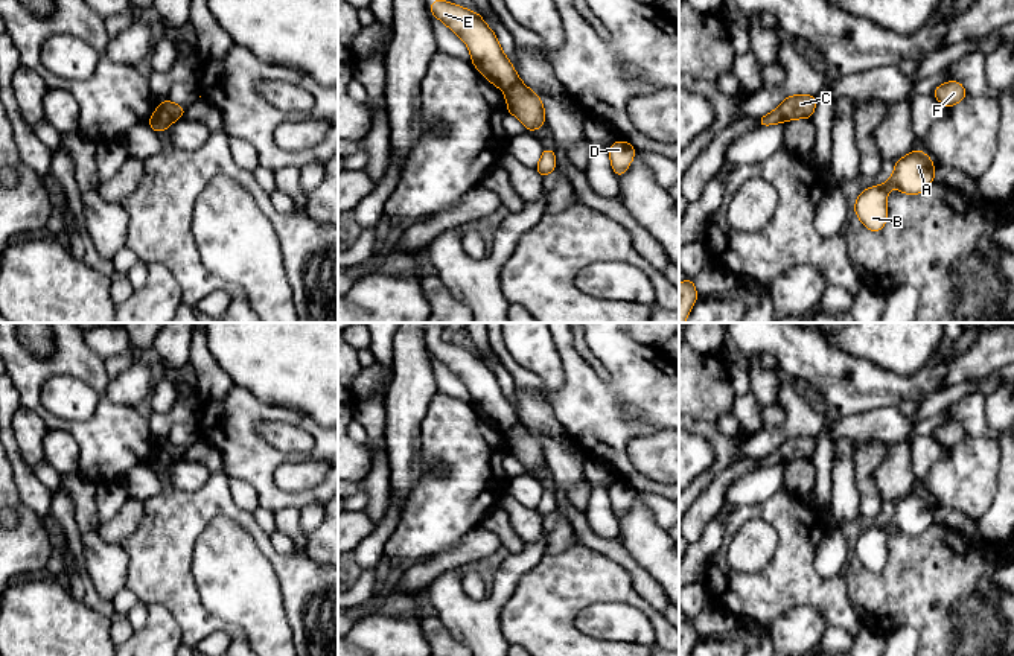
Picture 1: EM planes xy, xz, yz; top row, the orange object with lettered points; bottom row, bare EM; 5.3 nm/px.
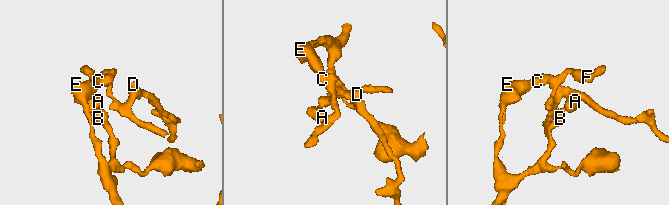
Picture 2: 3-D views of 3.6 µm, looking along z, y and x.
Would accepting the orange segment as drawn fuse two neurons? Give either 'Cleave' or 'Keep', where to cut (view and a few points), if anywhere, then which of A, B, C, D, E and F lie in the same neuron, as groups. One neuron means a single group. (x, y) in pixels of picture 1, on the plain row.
Cleave. Split along xy (159, 445), (175, 460). Groups: A B E / C D F

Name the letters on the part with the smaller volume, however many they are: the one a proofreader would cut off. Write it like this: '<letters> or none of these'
C, D, F

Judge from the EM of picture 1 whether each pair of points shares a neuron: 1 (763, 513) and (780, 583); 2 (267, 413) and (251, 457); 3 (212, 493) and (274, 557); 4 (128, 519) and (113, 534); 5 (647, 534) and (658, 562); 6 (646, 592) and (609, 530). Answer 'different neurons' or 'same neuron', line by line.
1: same neuron
2: same neuron
3: same neuron
4: same neuron
5: same neuron
6: different neurons

